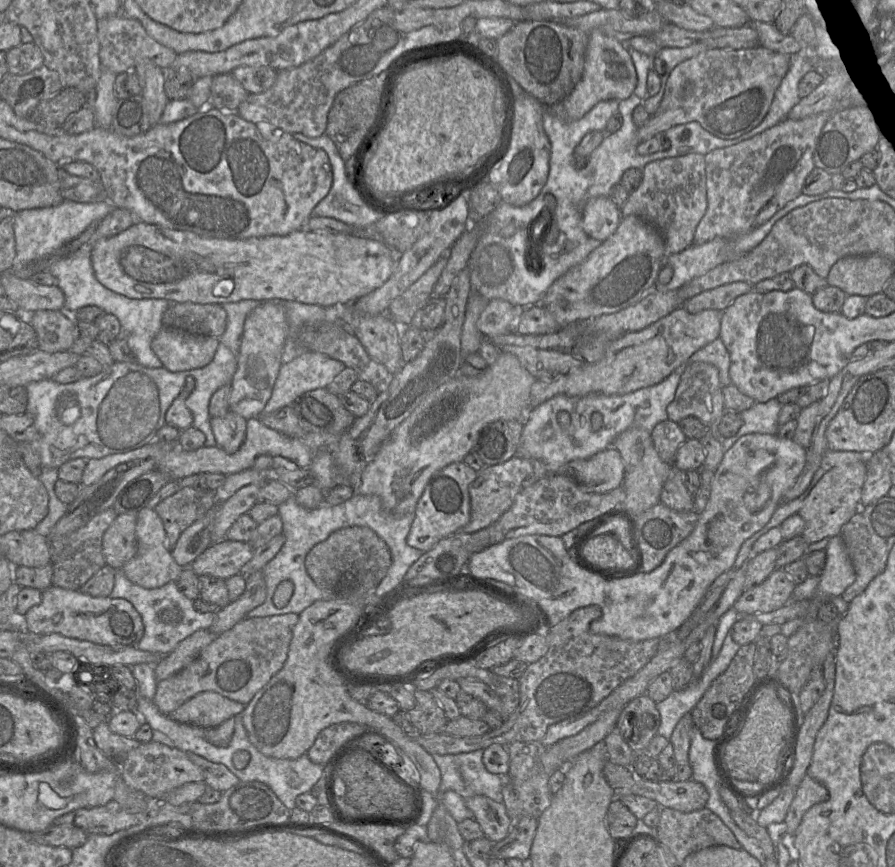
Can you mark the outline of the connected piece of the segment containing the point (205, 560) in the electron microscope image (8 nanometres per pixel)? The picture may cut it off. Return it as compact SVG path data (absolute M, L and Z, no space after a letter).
M223 539L213 543L189 568L199 577L208 575L226 580L241 573L251 560L254 549L249 542Z

